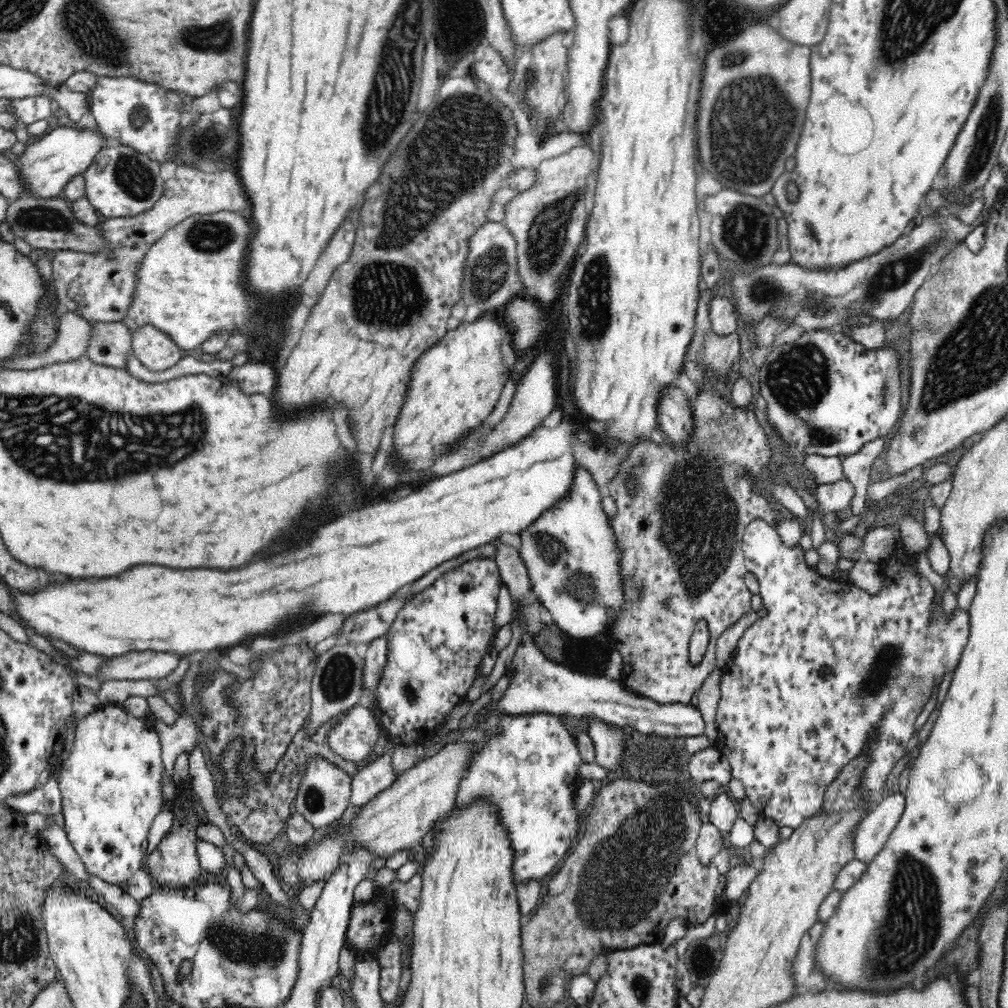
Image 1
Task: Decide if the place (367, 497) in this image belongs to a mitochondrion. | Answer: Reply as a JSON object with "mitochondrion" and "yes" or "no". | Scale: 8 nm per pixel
{"mitochondrion":"no"}

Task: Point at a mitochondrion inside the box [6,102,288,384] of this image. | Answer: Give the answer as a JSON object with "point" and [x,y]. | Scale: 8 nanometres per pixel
{"point":[44,218]}

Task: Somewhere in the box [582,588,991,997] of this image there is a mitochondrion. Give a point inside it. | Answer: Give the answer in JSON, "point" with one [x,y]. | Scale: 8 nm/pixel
{"point":[911,924]}

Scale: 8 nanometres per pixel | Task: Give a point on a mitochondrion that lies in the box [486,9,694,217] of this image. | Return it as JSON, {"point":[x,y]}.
{"point":[530,78]}

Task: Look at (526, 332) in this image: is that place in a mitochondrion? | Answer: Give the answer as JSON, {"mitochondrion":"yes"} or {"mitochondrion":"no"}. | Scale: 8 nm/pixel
{"mitochondrion":"no"}

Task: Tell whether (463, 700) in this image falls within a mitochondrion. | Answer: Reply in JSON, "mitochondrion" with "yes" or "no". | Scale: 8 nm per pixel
{"mitochondrion":"no"}

